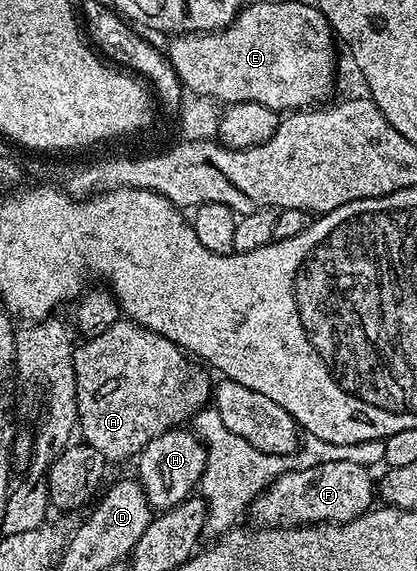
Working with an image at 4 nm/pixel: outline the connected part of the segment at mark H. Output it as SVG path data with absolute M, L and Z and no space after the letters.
M173 429L147 443L140 451L134 466L135 478L148 495L148 502L161 513L169 507L178 506L197 490L207 467L207 449L192 429Z

